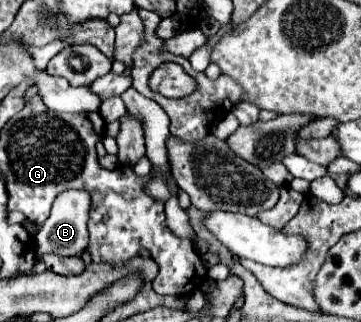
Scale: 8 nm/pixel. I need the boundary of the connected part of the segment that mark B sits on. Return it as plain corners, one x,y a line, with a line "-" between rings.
63,191
51,207
49,219
39,227
35,237
37,253
57,253
57,255
79,255
89,243
89,209
91,209
91,195
87,191

